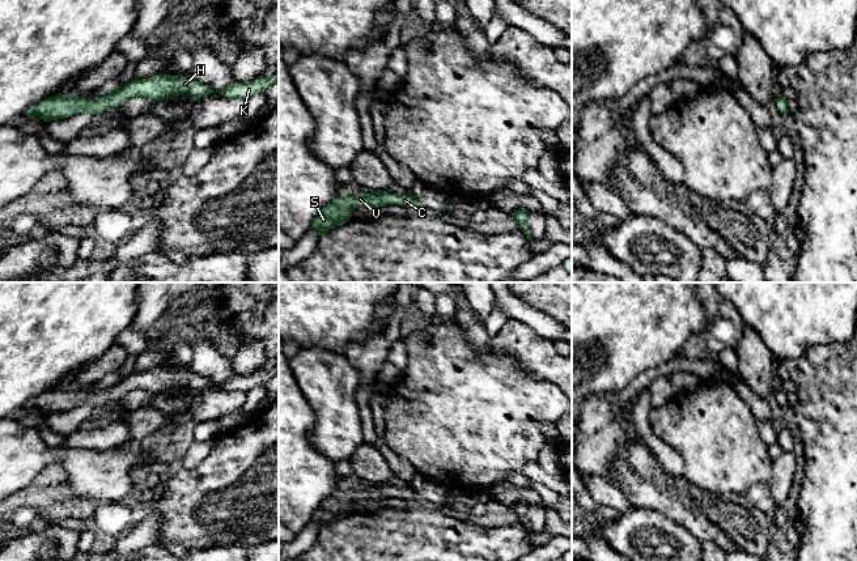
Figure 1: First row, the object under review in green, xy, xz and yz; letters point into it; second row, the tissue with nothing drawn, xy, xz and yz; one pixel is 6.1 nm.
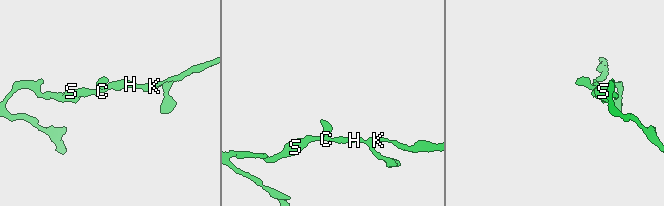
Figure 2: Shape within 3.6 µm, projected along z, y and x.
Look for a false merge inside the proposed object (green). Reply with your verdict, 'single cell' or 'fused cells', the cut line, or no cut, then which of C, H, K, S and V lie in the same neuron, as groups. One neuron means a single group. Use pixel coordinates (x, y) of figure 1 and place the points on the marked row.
single cell | no cut | C H K S V

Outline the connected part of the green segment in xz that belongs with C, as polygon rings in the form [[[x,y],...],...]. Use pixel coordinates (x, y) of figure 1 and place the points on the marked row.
[[[410,190],[404,196],[394,196],[387,191],[373,191],[356,196],[339,196],[321,209],[313,220],[310,229],[317,229],[319,235],[323,235],[334,226],[348,222],[351,220],[348,217],[349,212],[361,207],[416,207],[419,204],[421,203]]]

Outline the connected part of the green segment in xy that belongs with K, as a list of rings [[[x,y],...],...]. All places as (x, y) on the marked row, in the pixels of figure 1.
[[[164,72],[143,80],[132,80],[124,86],[110,89],[105,97],[99,98],[75,95],[50,97],[31,106],[25,115],[38,116],[43,122],[64,119],[80,112],[97,115],[109,107],[124,106],[135,97],[141,97],[153,103],[161,102],[171,95],[190,95],[200,99],[212,93],[219,93],[228,99],[247,99],[255,93],[264,92],[277,81],[279,73],[268,78],[260,76],[250,82],[236,81],[222,90],[215,92],[211,86],[200,84],[191,76],[170,76]]]

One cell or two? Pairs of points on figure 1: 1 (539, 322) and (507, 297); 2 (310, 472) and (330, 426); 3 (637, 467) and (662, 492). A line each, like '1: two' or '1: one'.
1: one
2: two
3: one

